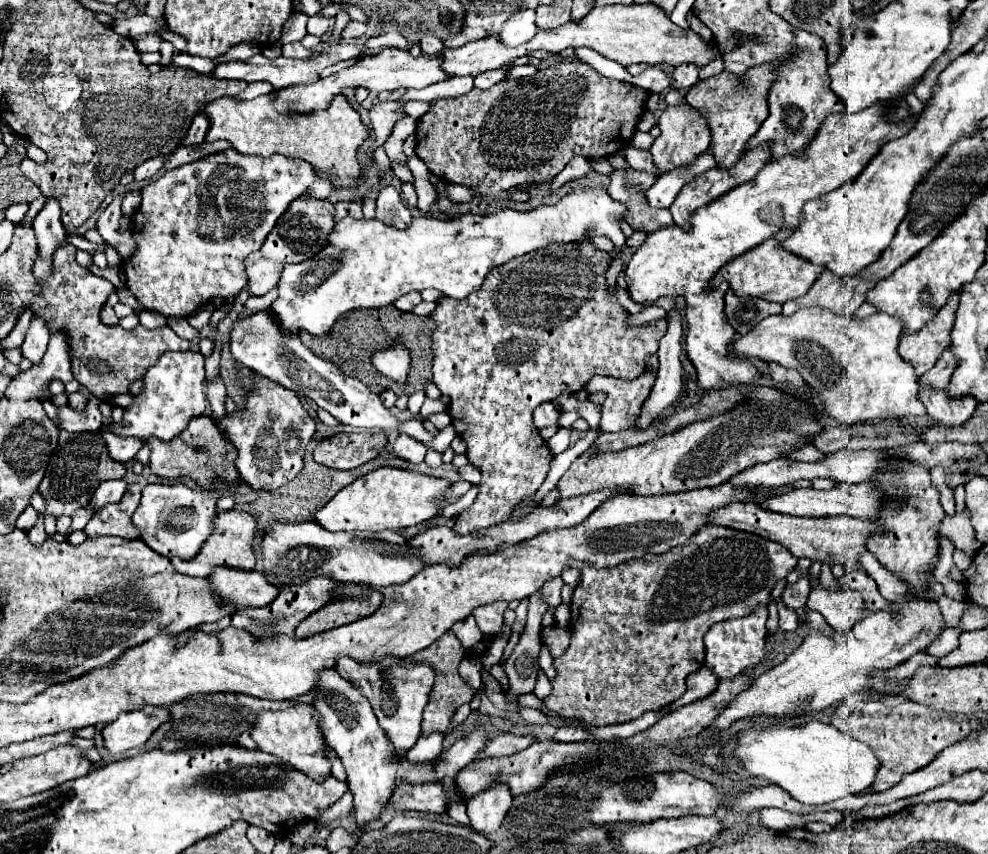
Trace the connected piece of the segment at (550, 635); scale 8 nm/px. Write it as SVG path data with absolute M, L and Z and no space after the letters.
M553 625L551 629L541 629L541 641L551 649L553 659L559 657L567 647L569 647L569 629L561 629L557 625Z

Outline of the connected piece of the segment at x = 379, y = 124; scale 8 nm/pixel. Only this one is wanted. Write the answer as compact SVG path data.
M379 101L369 109L369 119L375 131L375 147L381 147L385 143L385 139L389 137L395 121L403 115L405 111L395 103L395 101Z

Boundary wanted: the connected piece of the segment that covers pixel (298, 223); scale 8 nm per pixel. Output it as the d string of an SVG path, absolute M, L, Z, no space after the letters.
M307 193L297 197L289 205L289 209L279 217L277 225L273 227L273 231L265 239L263 247L259 251L253 251L245 259L245 271L249 277L249 283L247 283L249 293L251 295L265 295L267 291L271 291L279 283L283 265L301 263L305 259L315 257L327 245L327 237L335 227L333 213L335 213L335 205L327 199L315 199L313 195L307 195Z

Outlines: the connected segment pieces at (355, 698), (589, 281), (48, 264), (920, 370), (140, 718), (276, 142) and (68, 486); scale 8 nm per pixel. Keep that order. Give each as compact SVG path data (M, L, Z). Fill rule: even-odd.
M325 667L317 673L317 687L315 691L315 711L319 713L319 725L325 741L337 751L347 771L349 791L355 797L355 821L357 825L379 819L385 803L389 801L395 783L397 783L397 769L399 759L395 755L393 745L389 743L387 733L379 727L373 707L369 699L361 693L353 681L345 679L337 673L335 667Z
M583 241L583 243L565 243L565 245L547 245L545 249L537 249L533 253L527 253L525 257L517 257L505 265L499 265L497 269L493 269L493 273L489 273L489 277L485 277L481 289L477 293L471 293L465 299L449 299L449 297L441 297L437 301L437 309L431 313L431 319L435 321L435 331L431 335L433 339L433 383L437 385L437 389L443 395L449 395L451 403L449 403L449 415L453 419L453 427L457 431L457 435L467 443L467 457L473 465L477 465L483 471L481 483L479 483L479 495L475 499L475 503L459 513L457 517L457 525L455 531L457 533L471 533L471 531L479 531L479 529L487 529L491 525L497 525L501 521L505 521L513 507L533 495L543 481L547 479L549 473L549 465L553 461L553 453L549 451L547 443L541 439L535 423L533 423L533 409L545 401L553 401L555 397L559 397L561 393L575 393L579 389L583 389L583 385L593 377L593 375L611 375L611 377L619 377L619 379L637 379L645 369L647 369L647 361L651 355L657 353L657 343L659 339L665 335L667 331L667 319L657 319L639 327L629 327L627 319L629 319L629 311L619 303L617 299L617 287L607 289L607 279L605 273L611 267L613 257L607 251L597 249L591 241Z
M47 199L43 209L33 221L33 231L37 237L37 259L33 265L33 277L43 283L53 275L53 255L67 243L67 229L61 223L61 207L57 199Z
M953 293L949 301L937 311L935 319L929 321L929 325L919 329L917 333L901 333L899 355L915 367L917 375L927 373L937 363L943 349L951 343L957 305L959 293Z
M145 705L143 709L125 711L117 721L103 729L105 747L111 753L125 753L133 747L141 747L163 723L171 721L171 713L161 705Z
M277 93L259 95L251 101L239 101L235 97L221 97L201 105L201 113L209 119L209 129L205 135L207 143L217 139L229 141L241 153L255 153L269 157L281 153L285 157L309 161L317 173L327 179L337 181L339 187L353 187L363 175L357 163L357 149L367 139L367 127L361 123L359 113L351 107L345 95L335 95L327 109L311 113L279 113L275 109Z
M59 431L59 443L57 449L51 455L45 479L39 485L39 493L45 499L45 511L59 519L63 515L73 515L77 509L83 509L89 505L95 489L99 483L107 479L123 479L125 477L125 463L119 463L109 457L107 443L103 441L101 431L95 433L67 433Z

